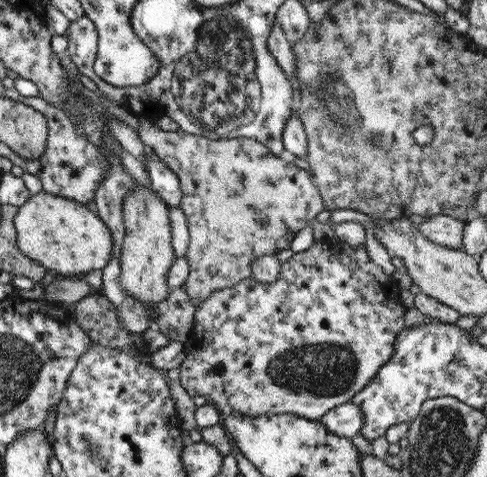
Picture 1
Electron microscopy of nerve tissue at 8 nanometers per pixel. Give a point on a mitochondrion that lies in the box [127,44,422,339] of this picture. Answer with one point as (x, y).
(343, 109)

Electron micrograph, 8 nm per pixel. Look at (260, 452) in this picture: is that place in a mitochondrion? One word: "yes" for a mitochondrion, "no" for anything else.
no

